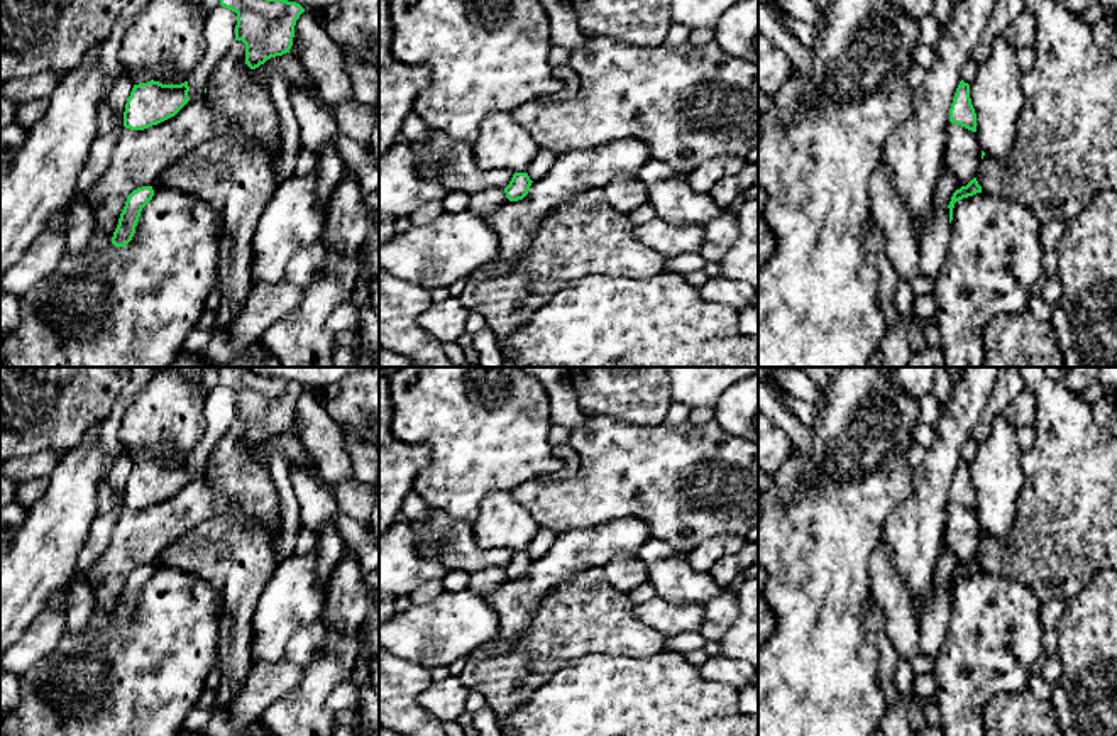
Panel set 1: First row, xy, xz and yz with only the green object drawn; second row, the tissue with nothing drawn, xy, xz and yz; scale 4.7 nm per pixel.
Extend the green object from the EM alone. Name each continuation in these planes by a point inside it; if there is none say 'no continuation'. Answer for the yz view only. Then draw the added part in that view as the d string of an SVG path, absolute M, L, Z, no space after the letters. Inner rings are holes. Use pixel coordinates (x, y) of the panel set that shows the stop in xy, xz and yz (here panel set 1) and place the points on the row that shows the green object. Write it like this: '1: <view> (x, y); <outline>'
no continuation

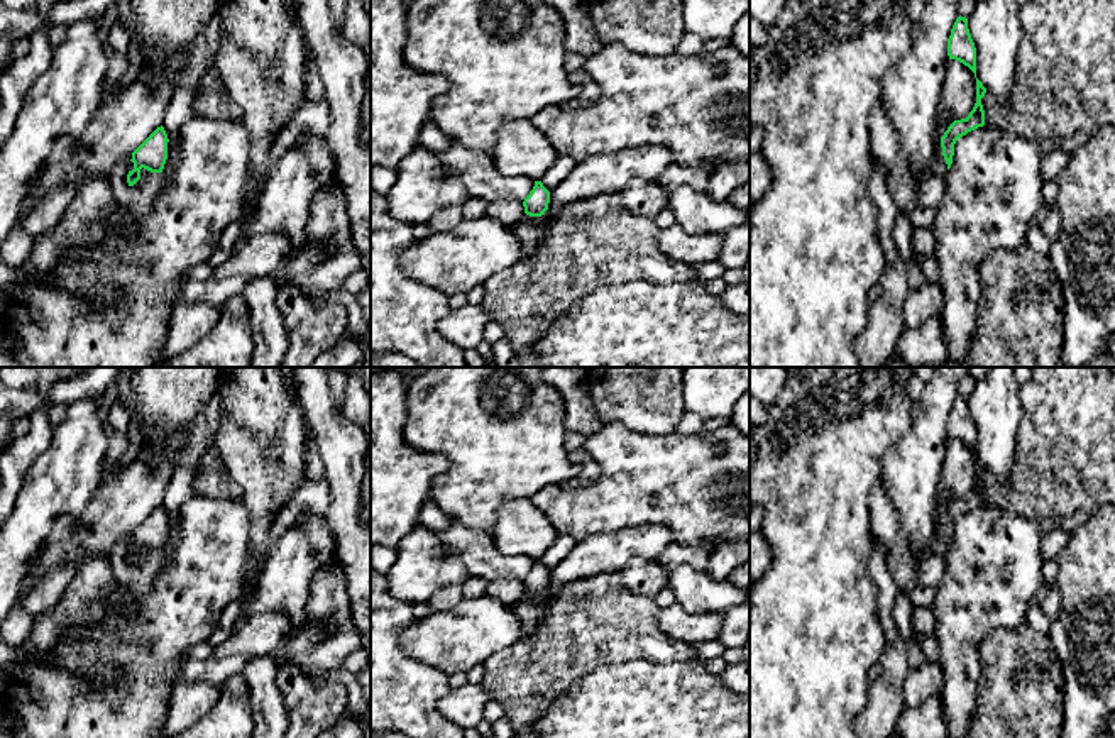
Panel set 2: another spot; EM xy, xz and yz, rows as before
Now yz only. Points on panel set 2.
no continuation

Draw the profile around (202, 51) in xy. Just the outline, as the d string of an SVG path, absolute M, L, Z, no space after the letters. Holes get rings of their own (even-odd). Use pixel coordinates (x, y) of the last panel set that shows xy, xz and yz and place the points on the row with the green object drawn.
M217 12L205 27L203 34L184 49L188 56L188 66L179 76L178 88L162 120L162 127L169 139L168 159L162 169L164 178L169 178L178 164L179 130L191 117L195 117L195 96L200 90L200 80L203 73L215 63L220 37L222 20Z

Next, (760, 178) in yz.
M761 151L750 152L750 203L760 200L772 188L772 173Z

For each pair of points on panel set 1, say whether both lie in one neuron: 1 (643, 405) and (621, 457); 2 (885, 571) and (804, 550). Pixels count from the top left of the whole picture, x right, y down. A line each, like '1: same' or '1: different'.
1: different
2: different

